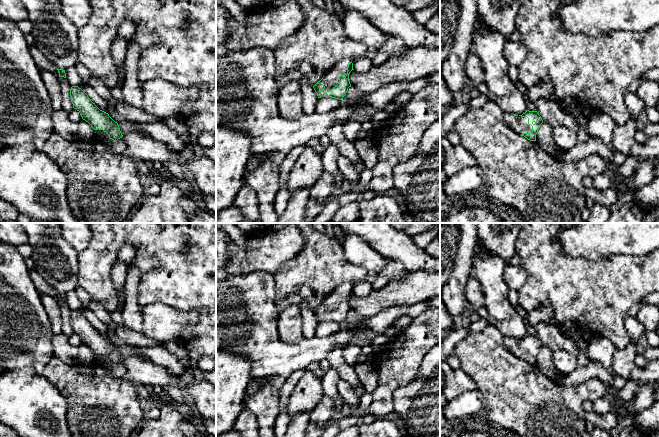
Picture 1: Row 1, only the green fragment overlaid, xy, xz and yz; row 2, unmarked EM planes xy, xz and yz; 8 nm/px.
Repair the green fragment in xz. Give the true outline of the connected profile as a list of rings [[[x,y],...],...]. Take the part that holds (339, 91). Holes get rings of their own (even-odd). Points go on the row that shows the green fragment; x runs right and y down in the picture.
[[[342,59],[323,75],[314,86],[318,98],[332,97],[341,100],[351,87],[349,74],[353,69],[353,59]]]

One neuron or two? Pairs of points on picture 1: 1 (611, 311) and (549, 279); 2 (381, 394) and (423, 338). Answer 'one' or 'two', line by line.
1: one
2: one

